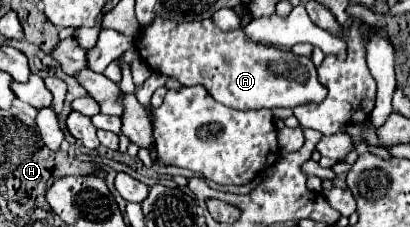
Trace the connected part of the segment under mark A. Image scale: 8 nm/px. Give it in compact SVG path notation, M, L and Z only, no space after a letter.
M156 17L140 31L136 49L152 71L174 77L186 87L202 85L216 101L232 109L292 109L326 97L326 87L318 83L316 67L310 57L254 43L246 37L242 27L222 31L212 19L178 23Z

